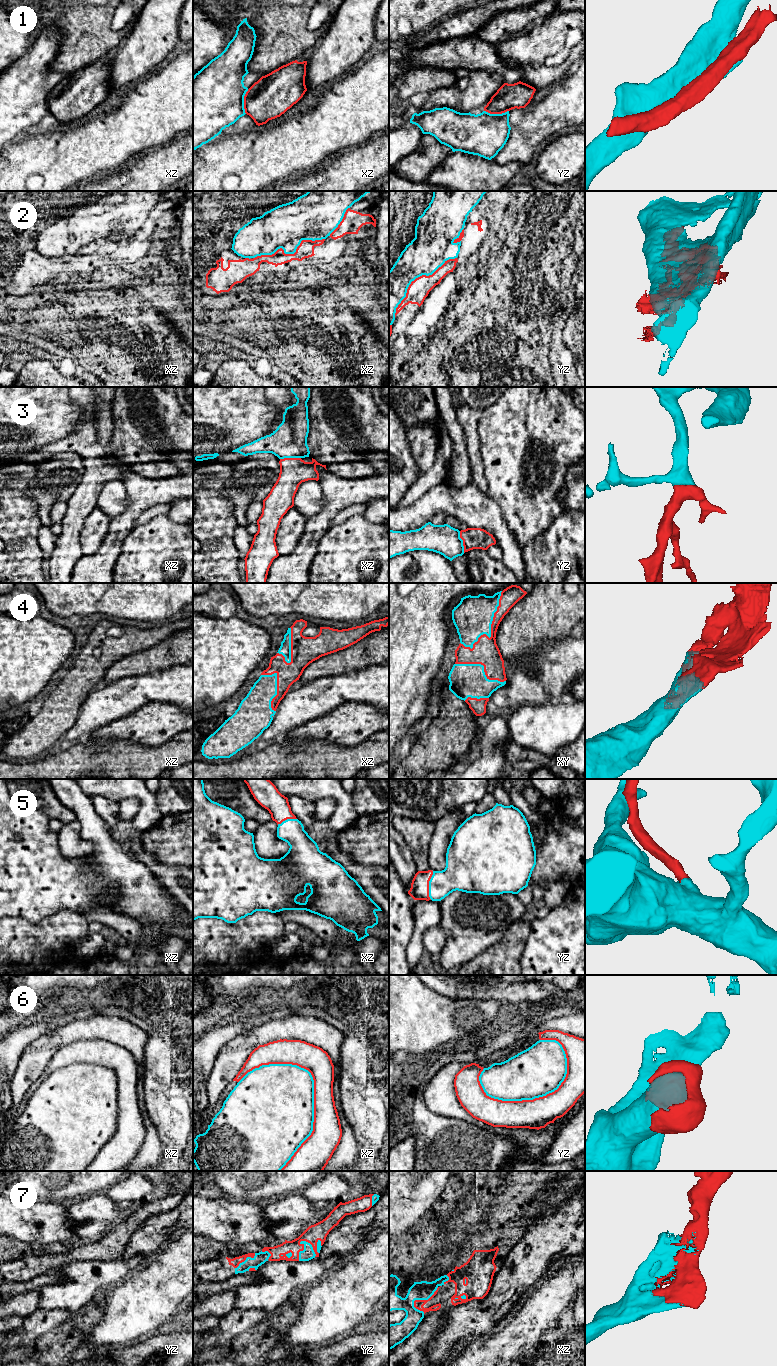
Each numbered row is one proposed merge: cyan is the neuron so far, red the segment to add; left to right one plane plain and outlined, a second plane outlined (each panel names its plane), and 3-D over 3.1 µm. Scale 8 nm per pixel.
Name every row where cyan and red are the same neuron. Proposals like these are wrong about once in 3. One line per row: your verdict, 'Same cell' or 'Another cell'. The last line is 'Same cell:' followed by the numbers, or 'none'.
1: Another cell
2: Another cell
3: Same cell
4: Same cell
5: Same cell
6: Another cell
7: Same cell
Same cell: 3, 4, 5, 7

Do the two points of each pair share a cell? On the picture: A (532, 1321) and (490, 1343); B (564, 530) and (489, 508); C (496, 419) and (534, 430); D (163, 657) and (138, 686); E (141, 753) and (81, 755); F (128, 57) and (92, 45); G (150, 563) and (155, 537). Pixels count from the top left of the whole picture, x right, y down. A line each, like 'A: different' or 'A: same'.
A: same
B: different
C: same
D: different
E: same
F: different
G: same

